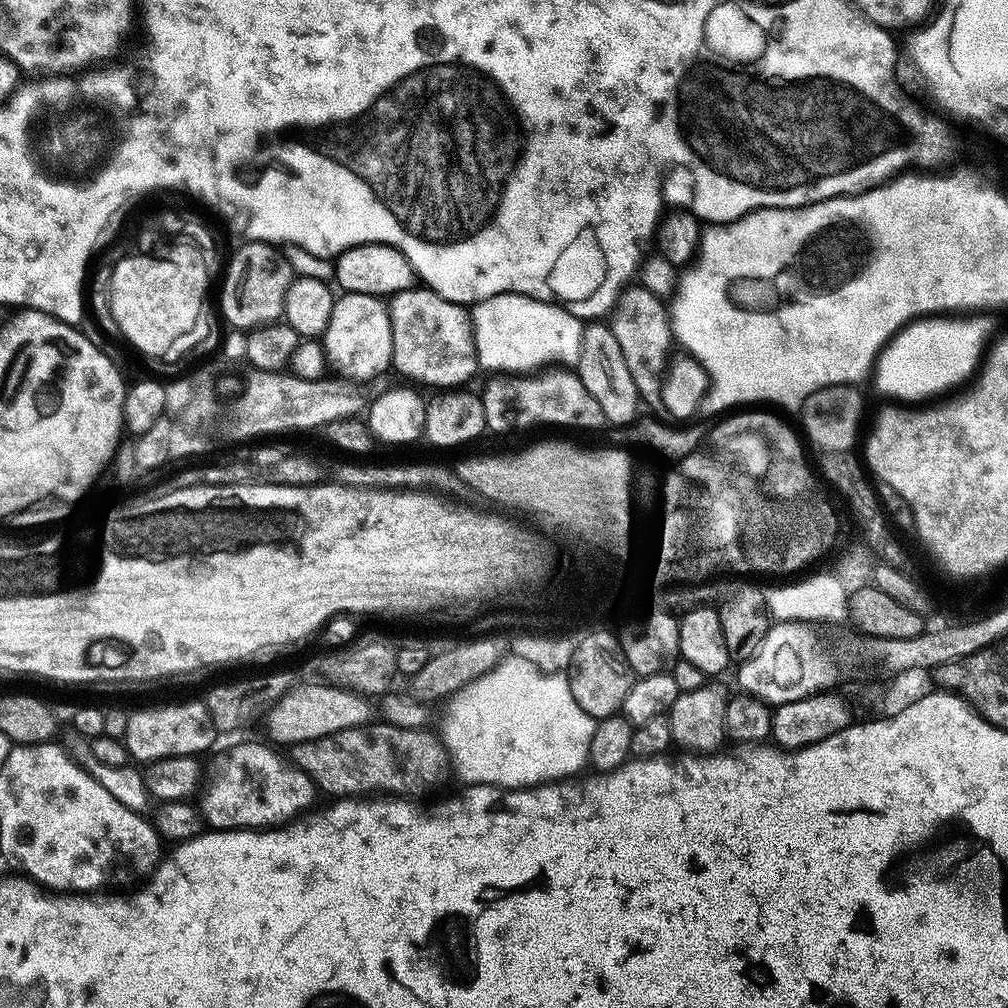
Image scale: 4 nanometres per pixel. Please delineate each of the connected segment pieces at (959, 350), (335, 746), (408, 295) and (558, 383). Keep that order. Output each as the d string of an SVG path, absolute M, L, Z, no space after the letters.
M989 313L972 314L969 316L931 316L923 317L906 327L901 328L890 339L885 348L878 355L872 379L877 390L884 396L892 398L894 402L902 404L922 404L936 395L952 388L959 389L977 373L981 367L989 342L995 337L996 322Z
M373 722L362 728L347 728L317 740L291 745L291 763L311 778L313 784L328 798L416 798L428 796L440 788L453 775L452 758L439 735L431 736L428 730L399 728L387 722Z
M427 286L397 292L387 301L392 330L392 368L412 380L452 390L478 372L472 313L465 305L442 298Z
M552 370L548 375L526 374L513 378L492 378L484 388L481 402L486 414L487 431L496 434L506 434L512 430L524 430L540 424L556 424L558 426L572 426L584 430L596 430L607 425L607 420L601 407L594 398L590 398L590 390L582 386L580 377L572 370Z

